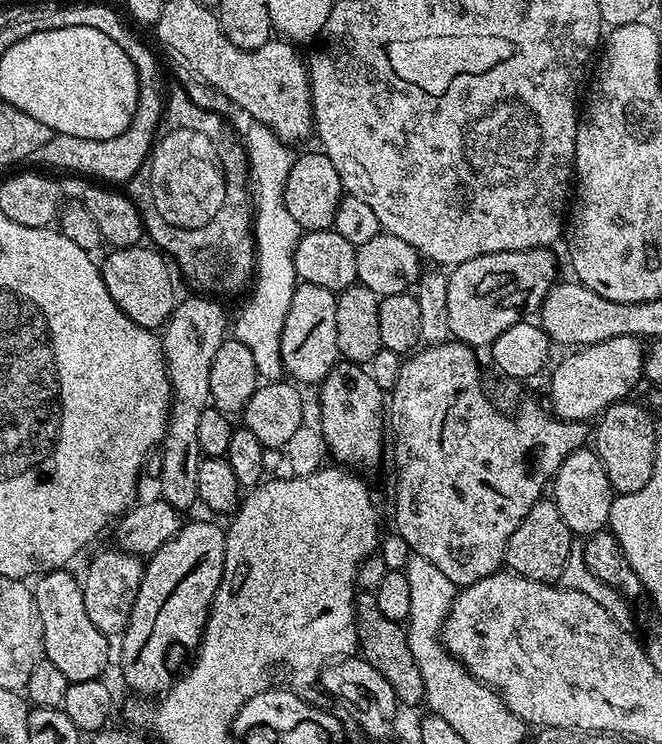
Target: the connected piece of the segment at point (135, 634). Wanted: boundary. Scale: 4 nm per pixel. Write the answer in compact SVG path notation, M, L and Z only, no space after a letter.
M196 520L193 524L184 522L181 523L178 534L174 534L174 538L167 540L154 555L147 557L142 582L138 586L138 598L134 598L134 610L130 610L130 622L124 627L118 640L120 672L124 675L125 682L138 695L159 697L167 692L177 679L178 673L189 663L190 657L199 648L212 599L224 577L226 562L224 533L223 527L219 528L208 520Z

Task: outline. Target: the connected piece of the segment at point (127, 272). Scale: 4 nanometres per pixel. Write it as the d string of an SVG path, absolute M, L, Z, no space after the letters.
M139 243L133 248L112 248L100 264L100 273L106 282L106 290L110 290L110 298L118 302L118 310L122 310L130 322L160 330L168 323L178 303L176 288L172 285L174 272L163 252L152 246L144 247Z

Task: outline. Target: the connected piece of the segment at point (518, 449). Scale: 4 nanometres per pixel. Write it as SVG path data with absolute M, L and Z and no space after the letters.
M448 338L445 344L432 344L429 348L423 348L413 351L401 363L397 382L390 391L390 412L391 415L392 412L396 415L396 464L400 467L400 477L396 480L396 528L394 532L406 541L415 555L426 558L426 562L434 562L434 566L438 566L438 570L446 574L451 584L467 586L501 571L506 546L514 530L518 530L522 518L526 518L526 514L530 514L533 506L545 495L546 485L555 477L560 469L560 463L574 450L585 447L587 440L584 439L587 436L589 439L590 428L587 423L578 420L562 420L547 411L544 413L536 404L528 404L524 409L521 407L518 412L520 417L515 420L515 415L500 411L493 397L484 393L484 380L480 377L480 364L476 361L477 353L471 346L462 344L455 338Z

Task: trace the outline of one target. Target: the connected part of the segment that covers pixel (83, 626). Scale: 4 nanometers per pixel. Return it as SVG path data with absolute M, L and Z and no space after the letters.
M68 570L45 572L35 581L36 612L42 622L42 638L44 639L46 659L54 666L58 666L58 670L62 670L62 674L66 674L66 678L70 682L86 682L105 675L103 672L104 667L108 664L110 640L109 637L102 634L102 630L98 630L98 626L94 626L94 622L90 622L90 617L86 615L86 602L82 602L81 581L77 577L75 580L70 573L71 571Z

